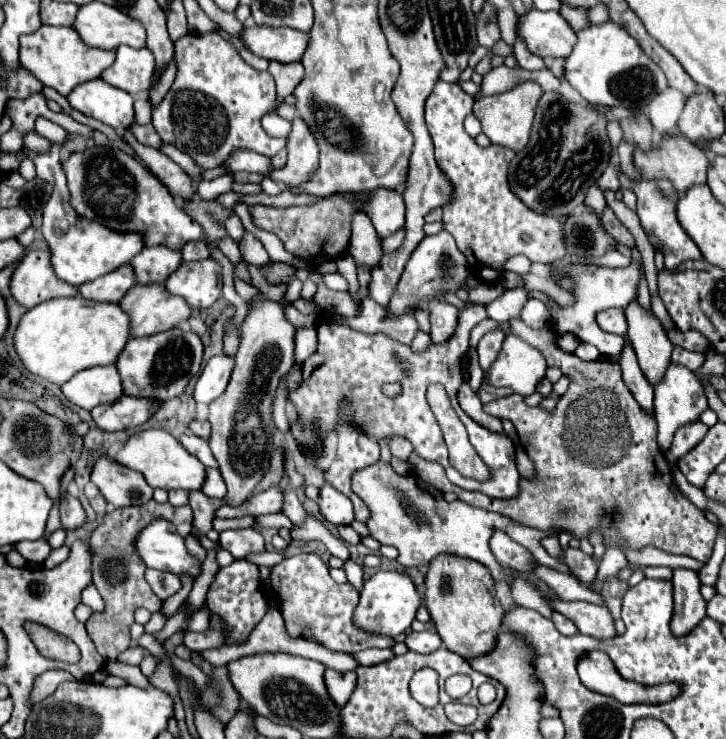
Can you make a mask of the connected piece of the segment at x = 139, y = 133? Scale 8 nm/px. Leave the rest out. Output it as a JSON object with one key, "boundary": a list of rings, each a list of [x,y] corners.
{"boundary":[[[132,124],[132,132],[134,132],[134,136],[138,138],[138,142],[140,142],[140,144],[144,144],[144,146],[160,148],[160,146],[164,144],[164,142],[160,140],[160,136],[158,136],[158,132],[154,130],[154,126],[152,126],[152,124],[146,124],[146,126]]]}

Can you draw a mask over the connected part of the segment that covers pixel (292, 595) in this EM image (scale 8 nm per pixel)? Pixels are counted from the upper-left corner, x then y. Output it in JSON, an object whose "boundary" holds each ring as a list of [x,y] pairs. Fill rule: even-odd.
{"boundary":[[[296,554],[270,572],[270,584],[280,600],[280,612],[290,638],[304,638],[326,646],[332,652],[360,652],[366,648],[392,648],[394,638],[390,636],[368,636],[352,624],[352,612],[356,608],[358,590],[346,582],[336,584],[328,574],[328,564],[314,554]]]}

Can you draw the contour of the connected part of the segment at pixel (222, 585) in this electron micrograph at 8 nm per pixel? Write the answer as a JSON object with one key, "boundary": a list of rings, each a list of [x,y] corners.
{"boundary":[[[234,560],[230,566],[220,568],[208,590],[208,608],[226,620],[230,628],[228,642],[244,642],[266,612],[266,598],[260,590],[258,566],[250,564],[248,560]]]}

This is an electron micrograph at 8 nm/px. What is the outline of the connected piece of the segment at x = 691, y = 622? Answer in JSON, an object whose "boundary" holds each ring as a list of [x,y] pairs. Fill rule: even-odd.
{"boundary":[[[685,568],[674,569],[671,582],[674,612],[670,629],[675,636],[682,636],[704,618],[706,600],[700,594],[698,572]]]}

